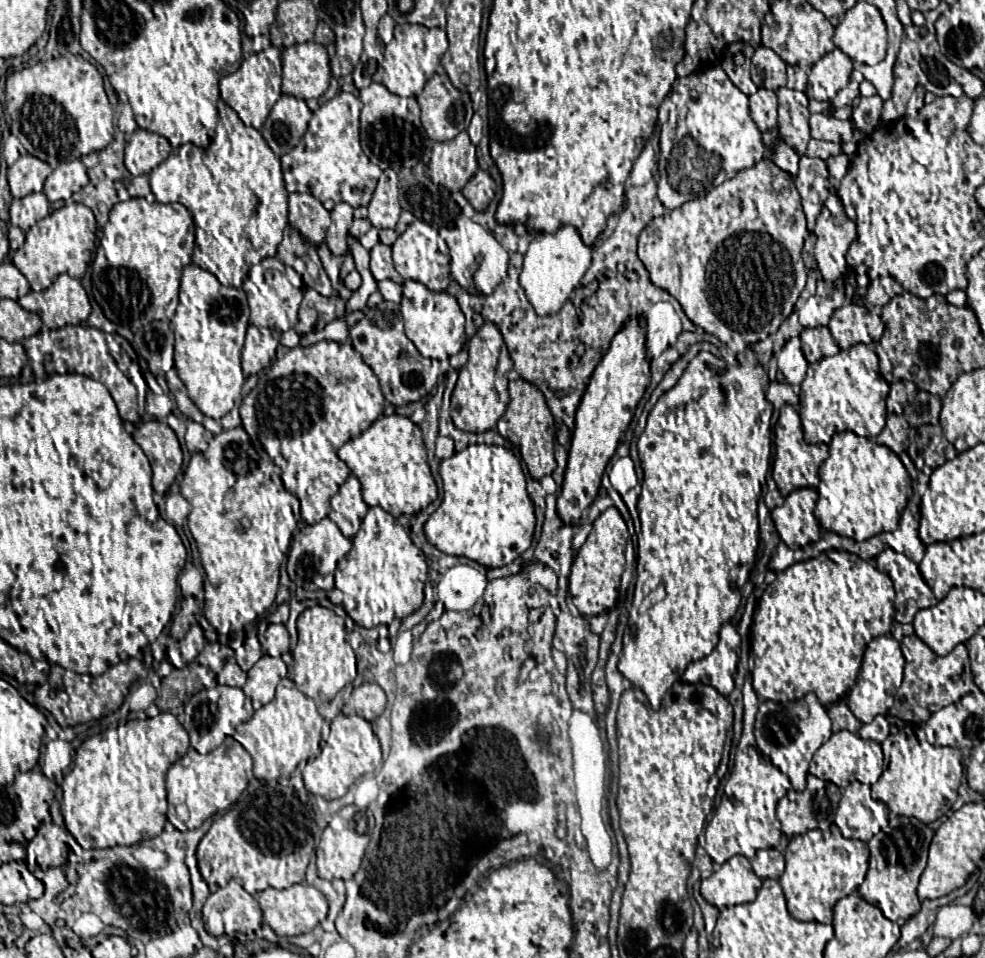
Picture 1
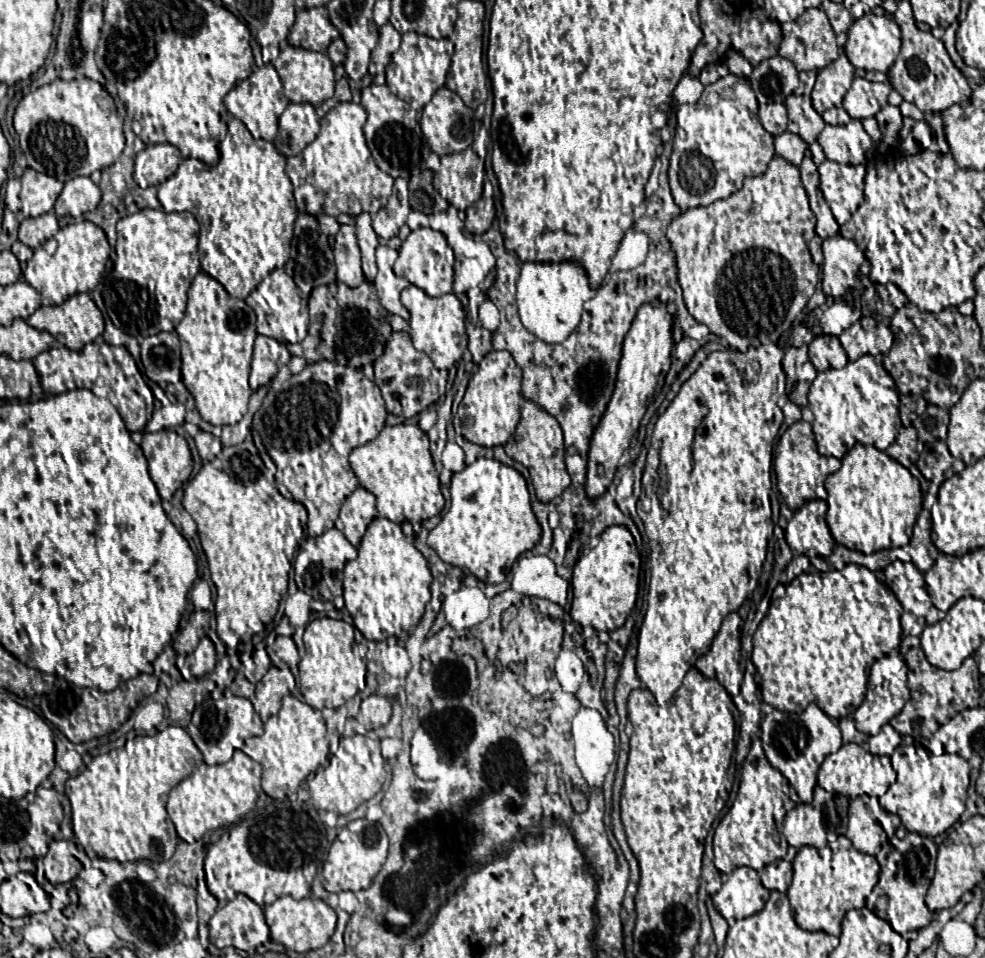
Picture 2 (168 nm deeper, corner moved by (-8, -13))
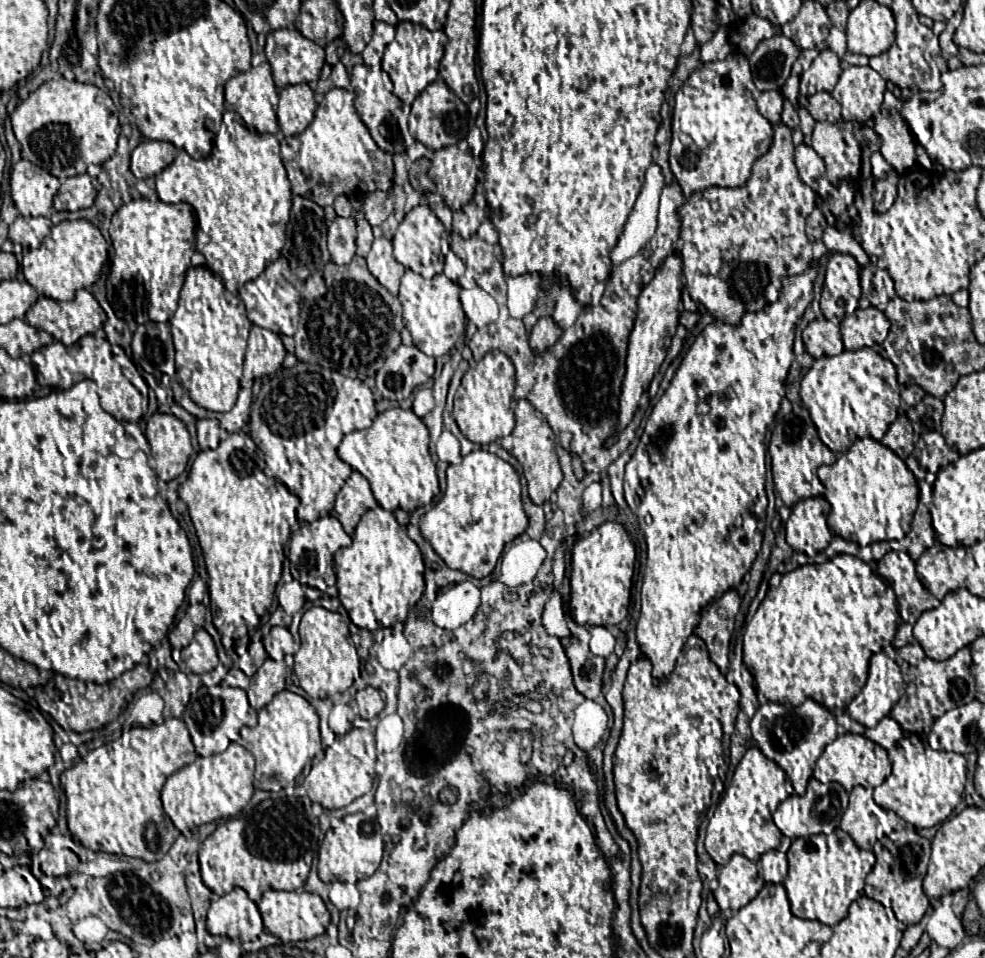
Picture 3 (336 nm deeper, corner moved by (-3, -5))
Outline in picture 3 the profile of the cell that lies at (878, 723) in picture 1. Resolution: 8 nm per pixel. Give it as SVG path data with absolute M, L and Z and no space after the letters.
M885 716L875 728L869 728L865 730L865 738L869 738L871 742L883 746L883 748L891 748L895 742L899 742L903 738L903 730L899 728L899 724Z

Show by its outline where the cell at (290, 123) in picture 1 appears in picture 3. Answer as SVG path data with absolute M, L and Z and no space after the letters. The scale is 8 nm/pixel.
M307 84L287 86L279 94L277 120L279 130L285 138L301 134L315 118L317 102L313 98L313 90Z

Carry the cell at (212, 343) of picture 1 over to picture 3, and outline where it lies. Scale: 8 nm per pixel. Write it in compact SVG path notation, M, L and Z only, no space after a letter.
M191 266L181 290L179 308L169 322L177 350L175 362L179 384L201 408L229 412L237 400L247 336L251 330L245 304L235 294L227 292L221 278L215 276L209 268Z

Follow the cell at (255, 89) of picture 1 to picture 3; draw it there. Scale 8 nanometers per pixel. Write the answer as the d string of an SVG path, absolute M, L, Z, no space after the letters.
M267 62L253 66L249 72L241 72L233 76L225 84L225 106L227 110L235 110L247 126L253 126L259 133L277 134L277 116L275 116L275 101L279 101L277 86L271 76L271 66Z

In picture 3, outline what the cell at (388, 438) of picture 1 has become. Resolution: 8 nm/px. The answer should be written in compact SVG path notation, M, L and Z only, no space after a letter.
M391 408L377 414L371 428L347 434L337 452L343 462L367 478L375 500L385 510L401 508L405 512L413 512L431 504L439 494L435 462L429 454L429 432L413 410Z

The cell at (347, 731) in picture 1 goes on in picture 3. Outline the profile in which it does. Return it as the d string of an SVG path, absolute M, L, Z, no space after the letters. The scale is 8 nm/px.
M352 728L347 734L337 736L333 746L325 750L325 758L313 764L311 772L303 780L311 802L319 802L325 810L335 810L349 806L355 798L367 794L375 778L375 749L374 734L367 730Z

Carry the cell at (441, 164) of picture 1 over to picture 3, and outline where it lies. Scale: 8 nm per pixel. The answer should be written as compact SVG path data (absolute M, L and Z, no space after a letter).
M465 140L435 152L429 176L451 210L459 210L463 204L471 202L480 164L483 164L482 158L471 154L471 148Z

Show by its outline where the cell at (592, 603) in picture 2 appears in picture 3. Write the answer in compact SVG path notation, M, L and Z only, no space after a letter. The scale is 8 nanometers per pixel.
M603 522L589 536L579 538L571 550L571 618L581 626L619 624L627 616L633 570L635 546L619 522Z

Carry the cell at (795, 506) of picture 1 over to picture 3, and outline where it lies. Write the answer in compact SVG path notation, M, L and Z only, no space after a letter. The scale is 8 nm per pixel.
M805 498L791 508L791 516L785 522L787 544L807 556L815 556L825 550L833 534L827 528L827 514L831 506L825 498Z

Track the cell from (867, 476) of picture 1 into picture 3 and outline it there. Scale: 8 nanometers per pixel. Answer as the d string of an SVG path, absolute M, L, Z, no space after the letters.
M861 438L851 444L847 452L843 452L835 464L819 468L819 480L825 486L825 500L831 504L831 512L827 516L829 530L845 540L857 542L859 546L867 546L879 540L901 540L911 528L911 521L919 502L918 480L907 464L887 446L877 440Z

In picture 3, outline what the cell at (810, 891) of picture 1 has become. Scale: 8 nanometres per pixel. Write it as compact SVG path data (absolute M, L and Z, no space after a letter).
M840 828L828 836L816 834L793 840L787 859L788 873L783 886L791 902L791 912L797 918L819 920L827 926L841 922L847 916L849 904L863 896L865 876L875 864L873 852L861 850Z

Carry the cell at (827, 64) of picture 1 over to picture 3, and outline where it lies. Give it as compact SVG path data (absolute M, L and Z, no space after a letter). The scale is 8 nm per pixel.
M823 48L819 52L819 56L813 60L813 64L811 64L807 74L811 78L815 78L817 90L831 92L835 88L835 84L839 82L841 72L843 72L843 60L833 50Z

